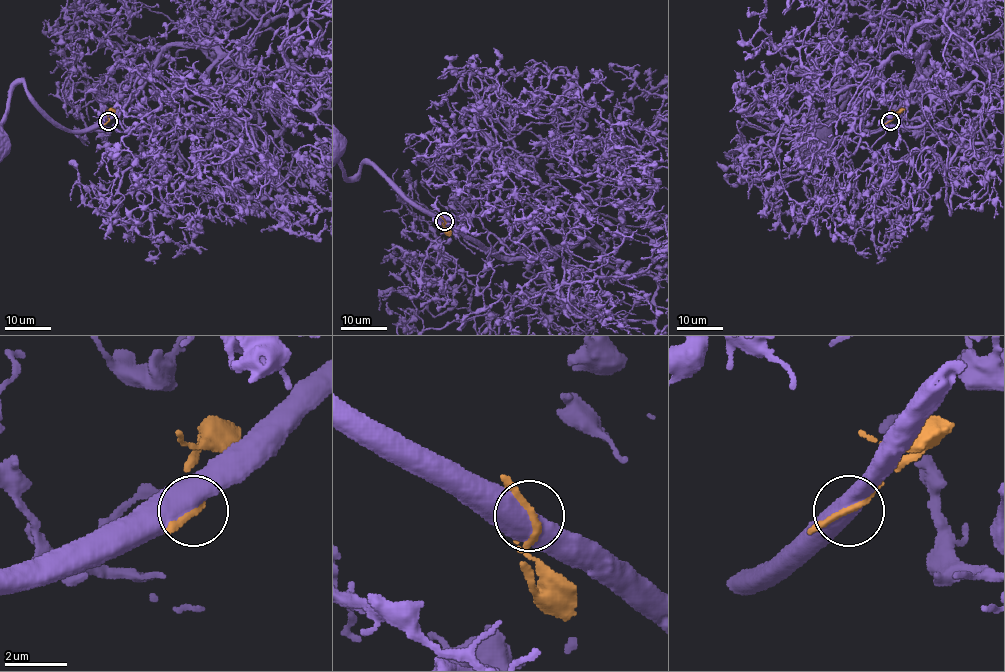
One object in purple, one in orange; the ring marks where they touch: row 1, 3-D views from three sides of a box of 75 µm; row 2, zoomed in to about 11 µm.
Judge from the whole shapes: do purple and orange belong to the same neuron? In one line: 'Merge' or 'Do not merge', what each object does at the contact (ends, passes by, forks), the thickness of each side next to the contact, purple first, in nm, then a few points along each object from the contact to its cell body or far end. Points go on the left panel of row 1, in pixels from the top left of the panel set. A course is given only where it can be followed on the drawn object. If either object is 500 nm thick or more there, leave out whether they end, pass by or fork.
Do not merge. Thickness 750 nm (purple) against 180 nm. Course of purple: (108, 121), (68, 130), (18, 83), (12, 89), (3, 124), (4, 145). Course of orange: (108, 121), (107, 114), (115, 109)

